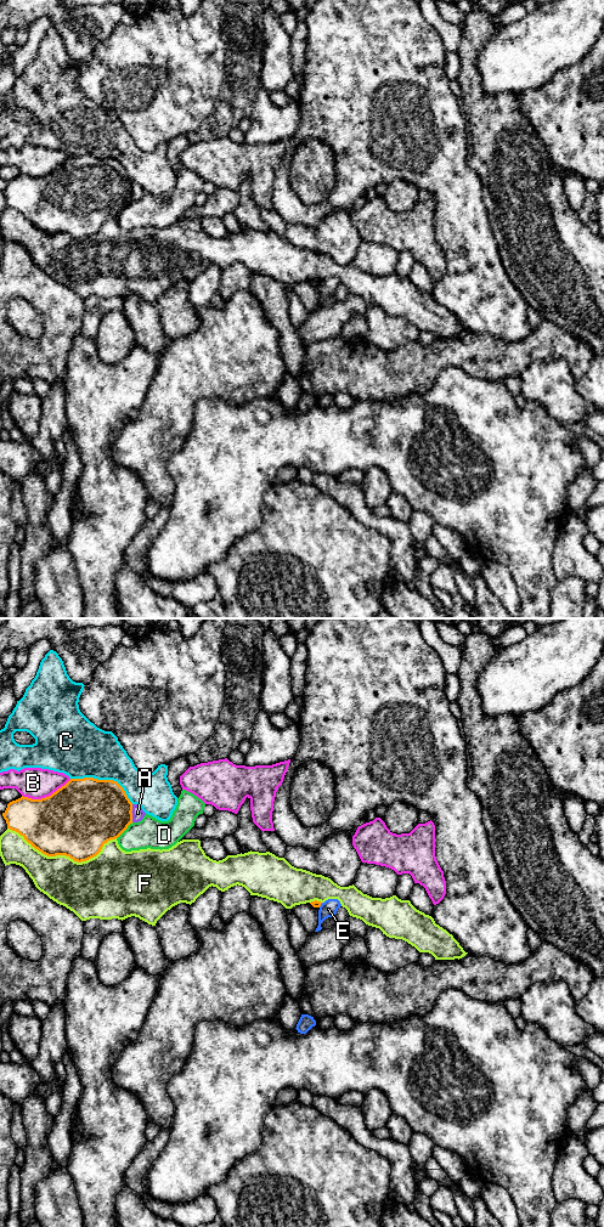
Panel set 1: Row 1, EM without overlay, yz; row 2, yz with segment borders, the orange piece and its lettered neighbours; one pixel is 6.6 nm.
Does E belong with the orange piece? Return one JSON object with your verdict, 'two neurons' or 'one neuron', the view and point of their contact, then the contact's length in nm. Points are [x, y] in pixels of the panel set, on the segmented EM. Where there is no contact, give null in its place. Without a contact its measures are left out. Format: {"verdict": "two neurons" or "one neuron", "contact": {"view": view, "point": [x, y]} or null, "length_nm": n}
{"verdict": "two neurons", "contact": {"view": "yz", "point": [320, 905]}, "length_nm": 40}

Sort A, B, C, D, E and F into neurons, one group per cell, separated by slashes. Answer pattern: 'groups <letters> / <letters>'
groups A / B / C / D / E / F

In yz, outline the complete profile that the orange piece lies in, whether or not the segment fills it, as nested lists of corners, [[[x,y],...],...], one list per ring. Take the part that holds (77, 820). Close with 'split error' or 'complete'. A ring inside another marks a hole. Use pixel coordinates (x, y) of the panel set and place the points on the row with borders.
[[[70,779],[51,796],[41,799],[21,797],[2,813],[7,829],[18,832],[47,856],[66,855],[81,863],[96,856],[105,843],[118,838],[132,824],[132,803],[113,780]]] | complete

